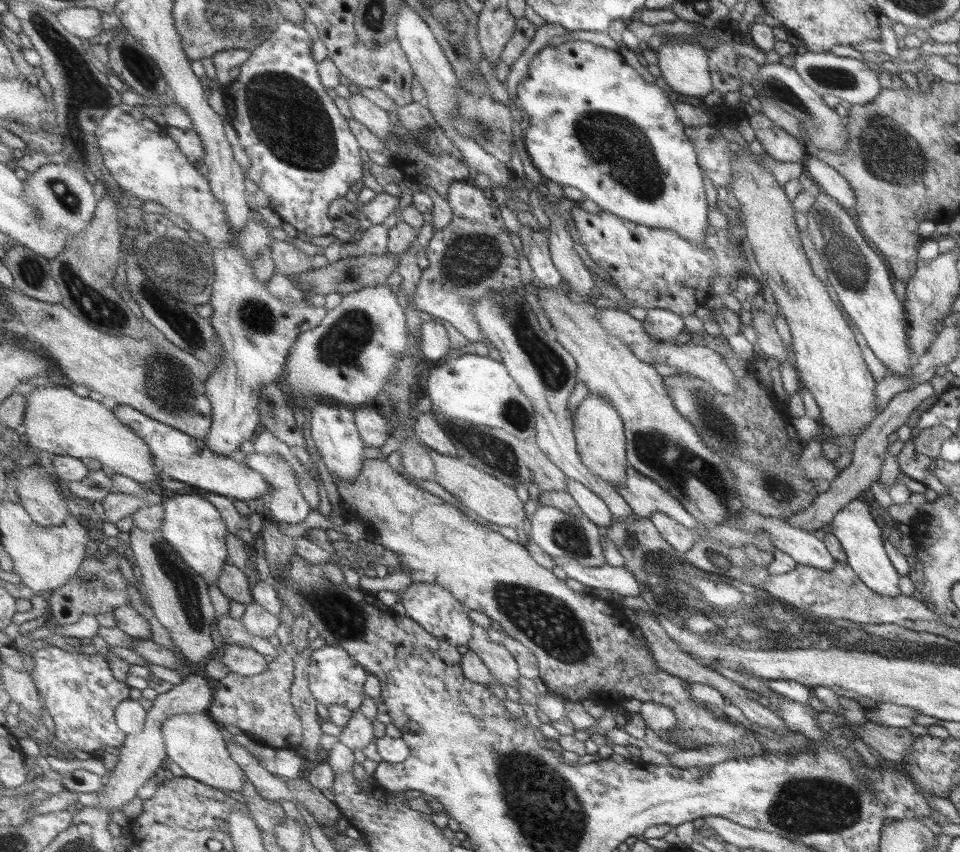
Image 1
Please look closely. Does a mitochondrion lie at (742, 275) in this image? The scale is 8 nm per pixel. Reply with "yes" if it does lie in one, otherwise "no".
no

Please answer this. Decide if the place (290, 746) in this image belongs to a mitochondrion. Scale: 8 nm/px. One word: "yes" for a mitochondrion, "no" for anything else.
no

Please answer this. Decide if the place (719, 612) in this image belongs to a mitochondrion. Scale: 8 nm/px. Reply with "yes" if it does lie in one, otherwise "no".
yes

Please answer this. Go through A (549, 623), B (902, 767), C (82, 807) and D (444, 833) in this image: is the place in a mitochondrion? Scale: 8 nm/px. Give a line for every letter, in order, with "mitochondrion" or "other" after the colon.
A: mitochondrion
B: other
C: other
D: other

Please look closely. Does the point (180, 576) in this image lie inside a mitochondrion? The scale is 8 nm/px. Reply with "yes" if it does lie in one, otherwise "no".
yes

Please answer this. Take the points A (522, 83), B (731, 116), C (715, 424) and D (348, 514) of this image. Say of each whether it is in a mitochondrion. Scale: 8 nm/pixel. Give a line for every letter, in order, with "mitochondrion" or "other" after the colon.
A: other
B: other
C: mitochondrion
D: other

